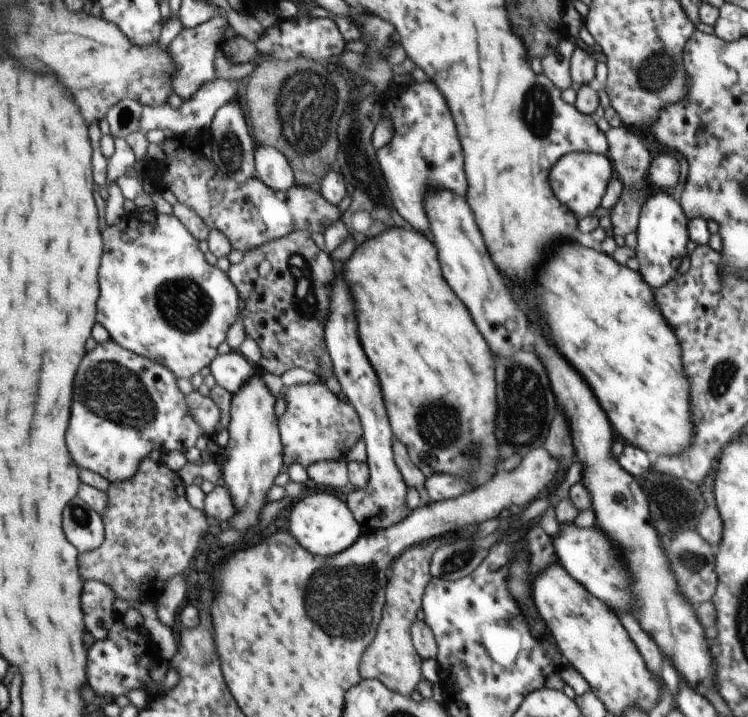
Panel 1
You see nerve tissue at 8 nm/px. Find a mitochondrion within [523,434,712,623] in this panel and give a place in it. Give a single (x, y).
(690, 561)

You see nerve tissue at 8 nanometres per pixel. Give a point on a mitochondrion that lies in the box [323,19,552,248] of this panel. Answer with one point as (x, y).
(360, 170)

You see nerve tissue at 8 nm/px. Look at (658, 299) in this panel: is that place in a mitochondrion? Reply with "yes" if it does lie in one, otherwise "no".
no

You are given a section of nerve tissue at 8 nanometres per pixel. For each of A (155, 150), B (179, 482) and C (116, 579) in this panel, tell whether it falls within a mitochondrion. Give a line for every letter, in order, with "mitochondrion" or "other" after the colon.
A: other
B: other
C: other

